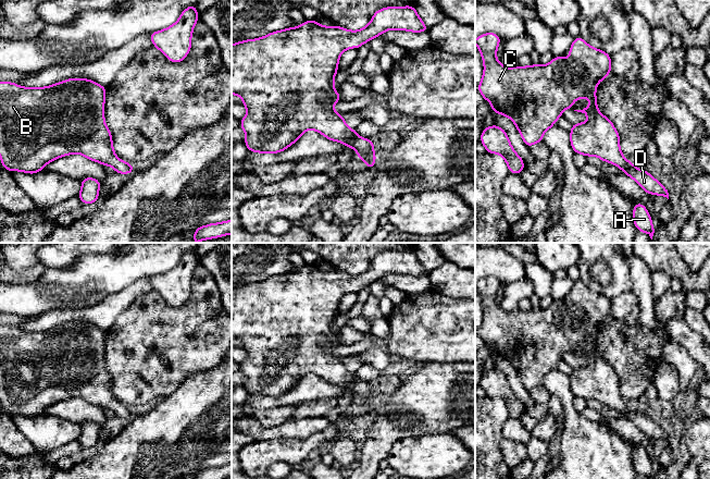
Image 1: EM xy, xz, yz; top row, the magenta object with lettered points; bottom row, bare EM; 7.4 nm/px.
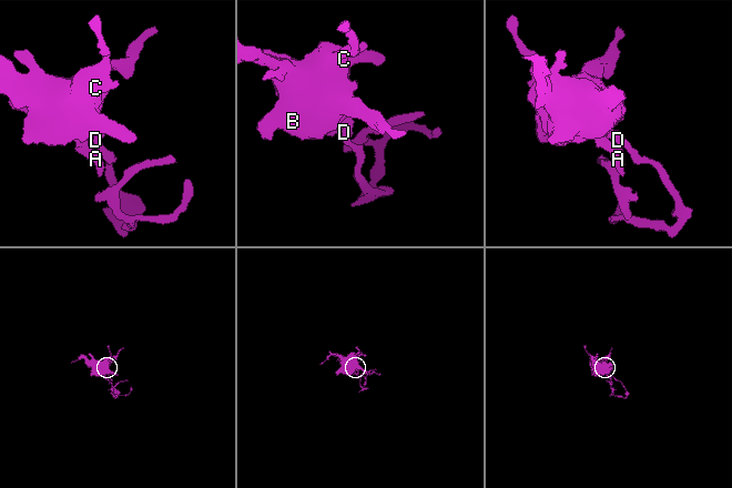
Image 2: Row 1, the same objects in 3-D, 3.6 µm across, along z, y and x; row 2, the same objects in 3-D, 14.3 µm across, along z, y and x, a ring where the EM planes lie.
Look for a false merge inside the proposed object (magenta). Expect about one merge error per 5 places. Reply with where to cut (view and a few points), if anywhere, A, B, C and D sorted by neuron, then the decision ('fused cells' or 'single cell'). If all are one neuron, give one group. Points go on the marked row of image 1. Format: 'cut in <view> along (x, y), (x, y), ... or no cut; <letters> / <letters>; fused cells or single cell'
no cut; A B C D; single cell

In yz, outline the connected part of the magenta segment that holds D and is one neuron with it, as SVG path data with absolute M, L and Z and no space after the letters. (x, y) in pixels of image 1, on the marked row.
M485 33L475 39L475 45L481 51L481 56L484 63L484 74L481 83L477 86L477 91L482 94L485 101L493 101L494 105L488 108L489 111L495 111L500 115L508 116L512 120L516 126L520 135L527 147L532 147L536 143L543 143L543 135L550 127L555 126L555 122L562 116L564 109L573 109L573 101L587 97L590 105L583 110L574 110L582 112L589 116L589 120L585 123L572 124L570 131L571 147L574 152L582 153L586 158L589 156L597 156L600 160L618 165L623 173L632 177L644 192L650 195L659 195L669 199L668 189L646 170L637 169L632 161L624 158L620 149L620 135L615 130L613 123L603 114L598 111L596 88L598 83L605 79L610 72L611 67L611 56L607 52L590 47L581 36L574 38L572 46L569 49L570 61L568 62L564 56L553 57L550 63L547 65L532 64L530 66L520 66L508 69L502 65L501 61L496 59L497 49L499 47L501 37L495 33Z

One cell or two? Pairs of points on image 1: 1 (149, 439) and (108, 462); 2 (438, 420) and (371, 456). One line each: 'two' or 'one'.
1: one
2: one

